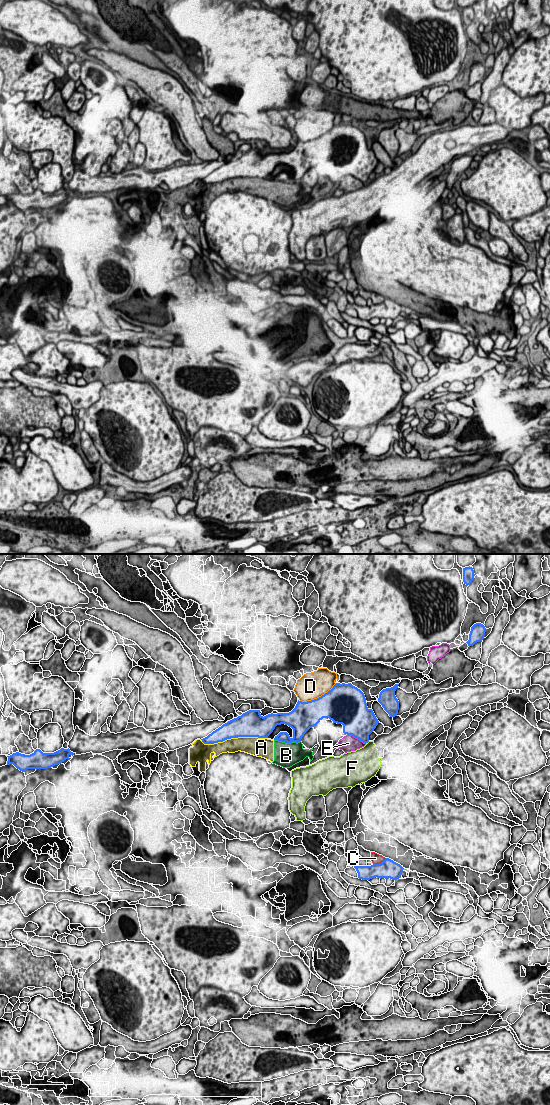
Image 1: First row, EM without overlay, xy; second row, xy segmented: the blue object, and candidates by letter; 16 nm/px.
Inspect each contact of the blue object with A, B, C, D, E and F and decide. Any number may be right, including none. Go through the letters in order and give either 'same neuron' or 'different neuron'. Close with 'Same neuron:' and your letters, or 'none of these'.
A: different neuron
B: different neuron
C: different neuron
D: different neuron
E: different neuron
F: different neuron
Same neuron: none of these

